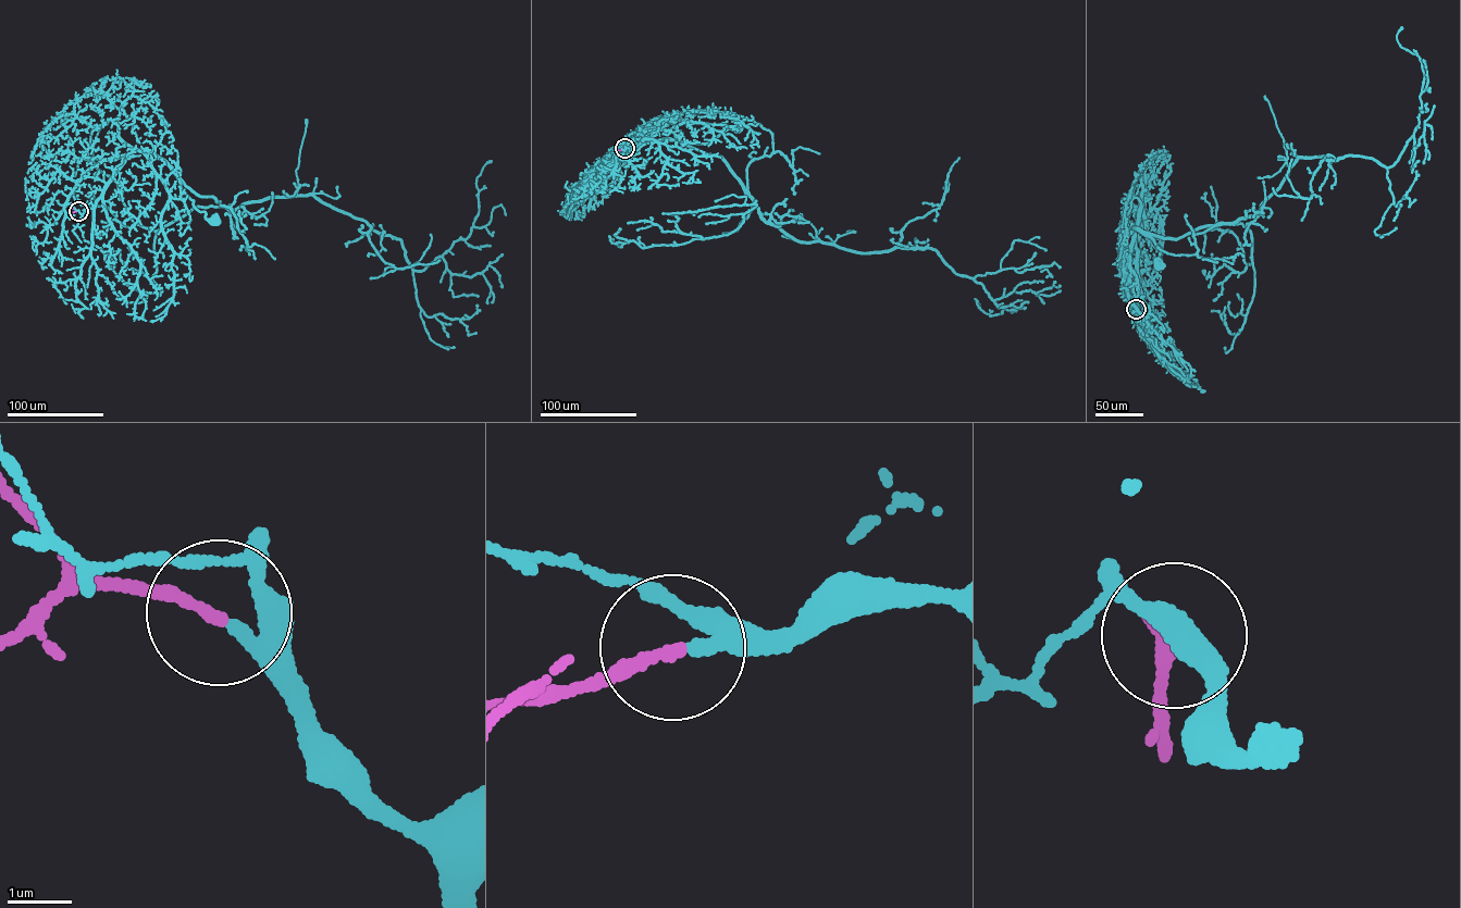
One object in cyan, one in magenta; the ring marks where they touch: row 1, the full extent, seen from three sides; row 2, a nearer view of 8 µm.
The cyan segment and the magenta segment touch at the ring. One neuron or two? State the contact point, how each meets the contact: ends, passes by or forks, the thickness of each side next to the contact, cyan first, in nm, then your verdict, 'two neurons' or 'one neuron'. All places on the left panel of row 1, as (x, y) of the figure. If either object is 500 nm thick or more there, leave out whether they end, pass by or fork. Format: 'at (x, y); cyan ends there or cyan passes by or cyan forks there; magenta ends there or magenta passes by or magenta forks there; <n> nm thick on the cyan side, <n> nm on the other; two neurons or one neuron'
at (78, 211); cyan passes by; magenta ends there; 260 nm thick on the cyan side, 200 nm on the other; one neuron

